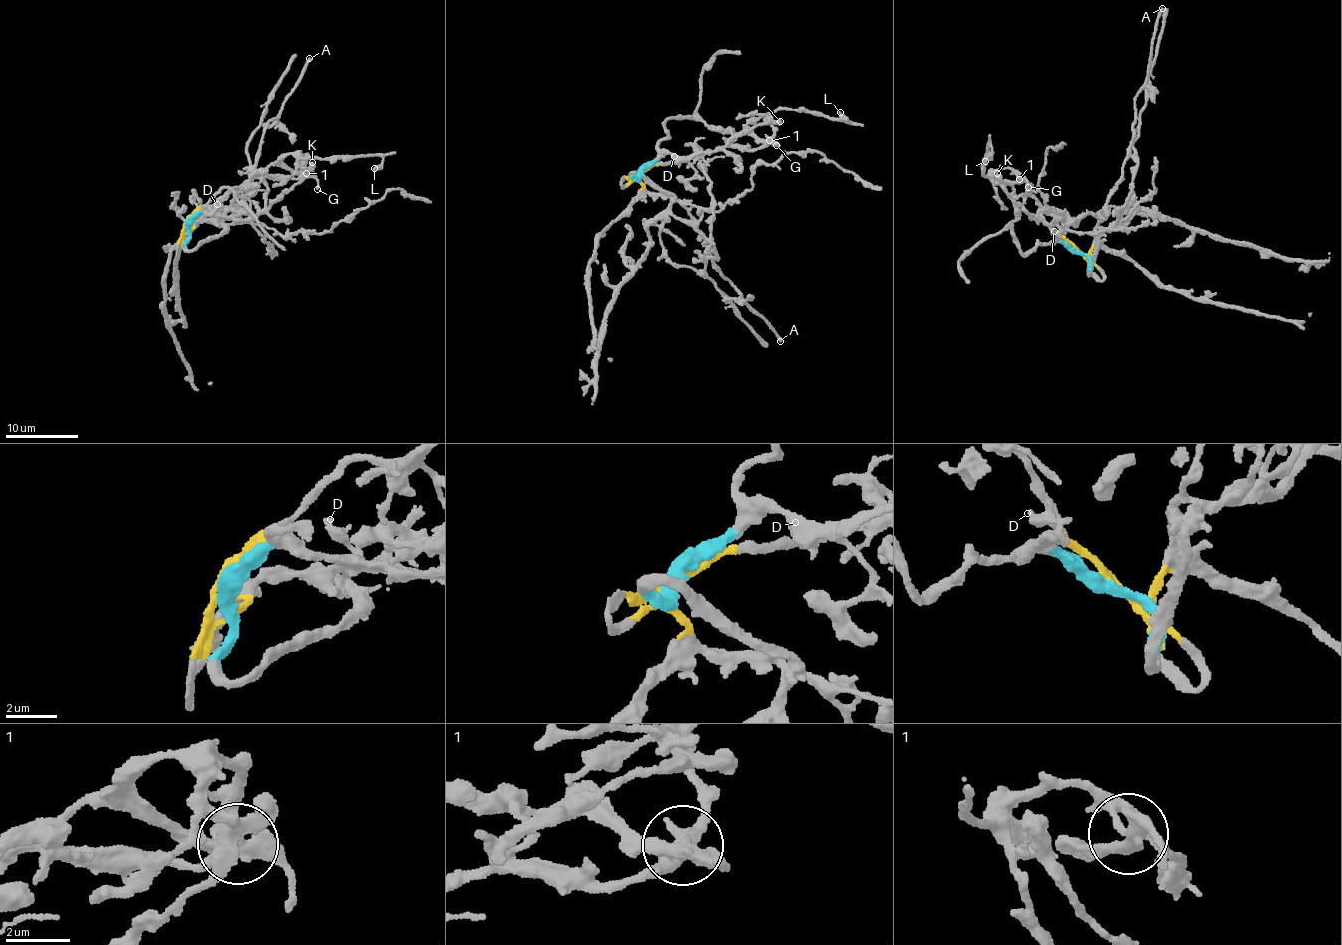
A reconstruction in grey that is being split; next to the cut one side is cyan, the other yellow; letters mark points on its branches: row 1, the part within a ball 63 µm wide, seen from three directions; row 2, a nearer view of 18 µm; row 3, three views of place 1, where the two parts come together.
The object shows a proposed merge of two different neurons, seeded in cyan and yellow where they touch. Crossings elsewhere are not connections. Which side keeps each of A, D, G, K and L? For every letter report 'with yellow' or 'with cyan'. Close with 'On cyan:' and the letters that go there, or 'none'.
A: with yellow
D: with cyan
G: with cyan
K: with cyan
L: with yellow
On cyan: D, G, K

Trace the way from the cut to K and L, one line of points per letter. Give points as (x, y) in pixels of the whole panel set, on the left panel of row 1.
K: (186, 223), (200, 213), (238, 220), (256, 218), (290, 191), (313, 161)
L: (186, 223), (222, 189), (258, 175), (298, 178), (301, 154), (380, 155), (382, 164), (374, 169)

